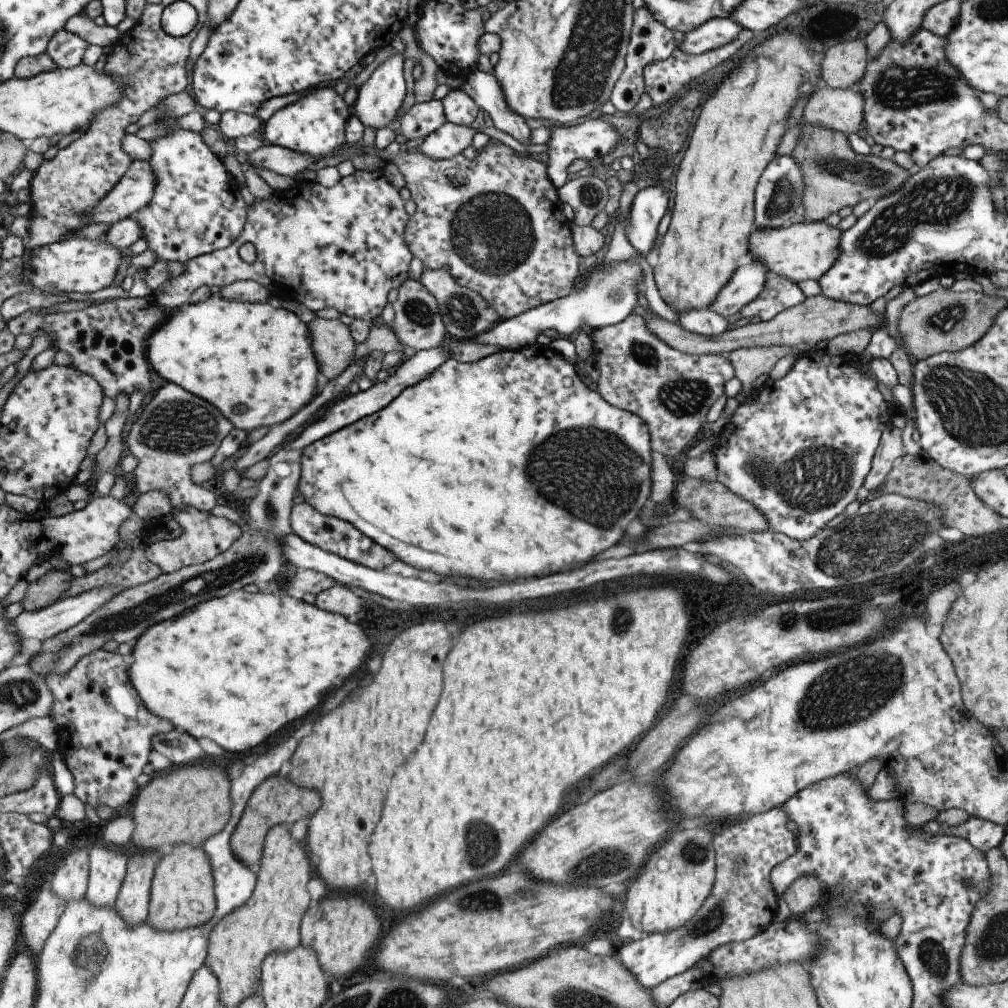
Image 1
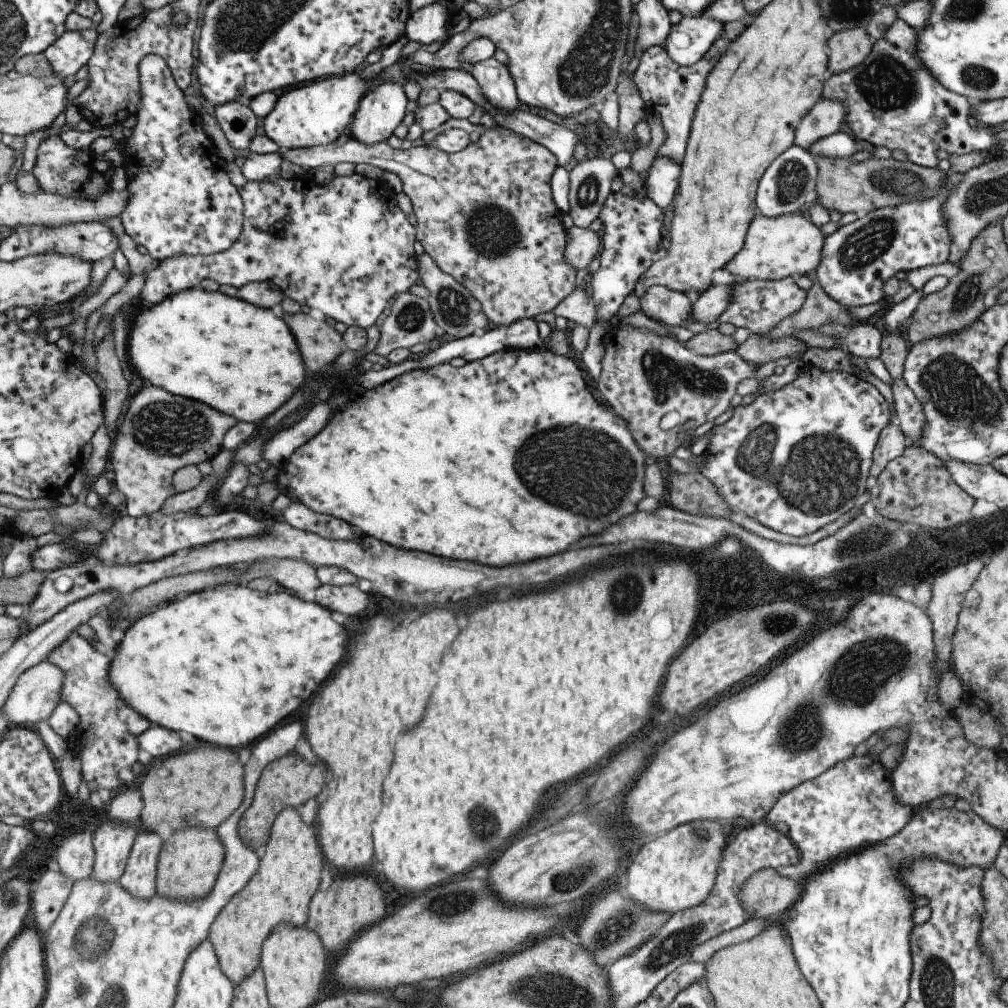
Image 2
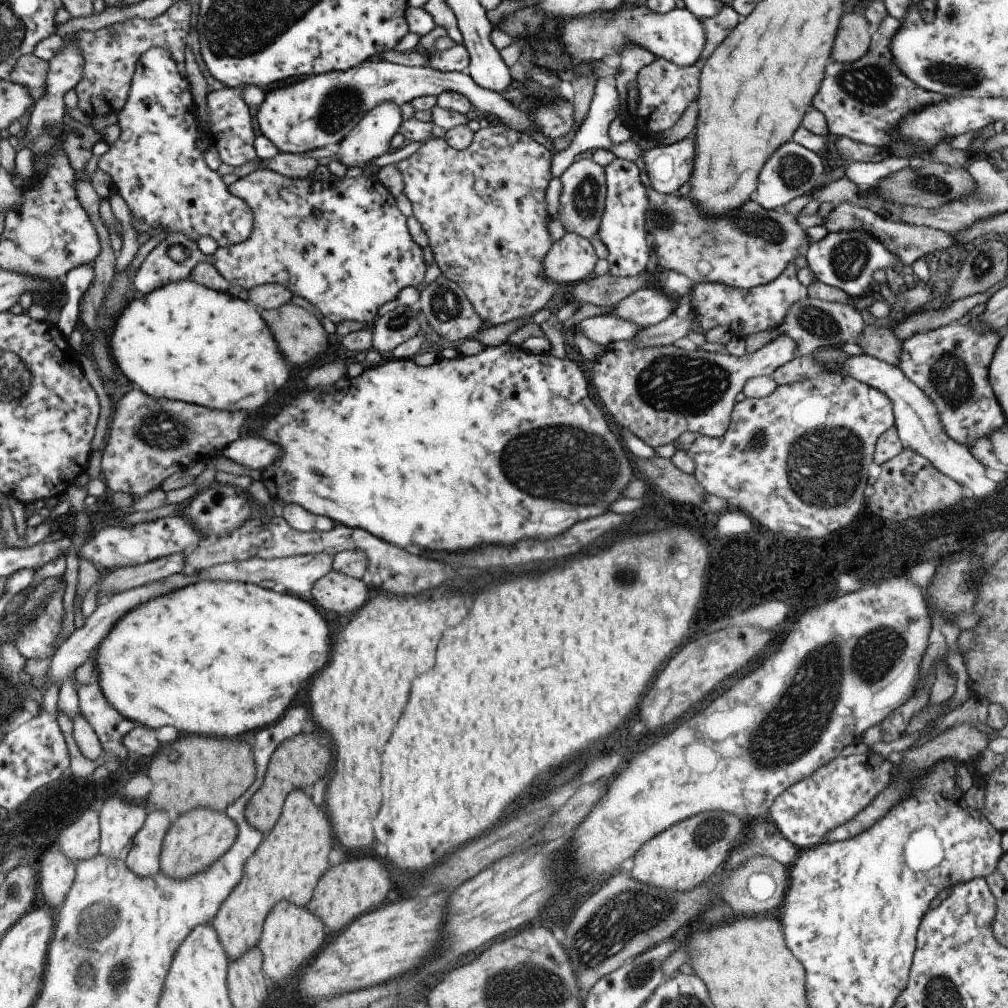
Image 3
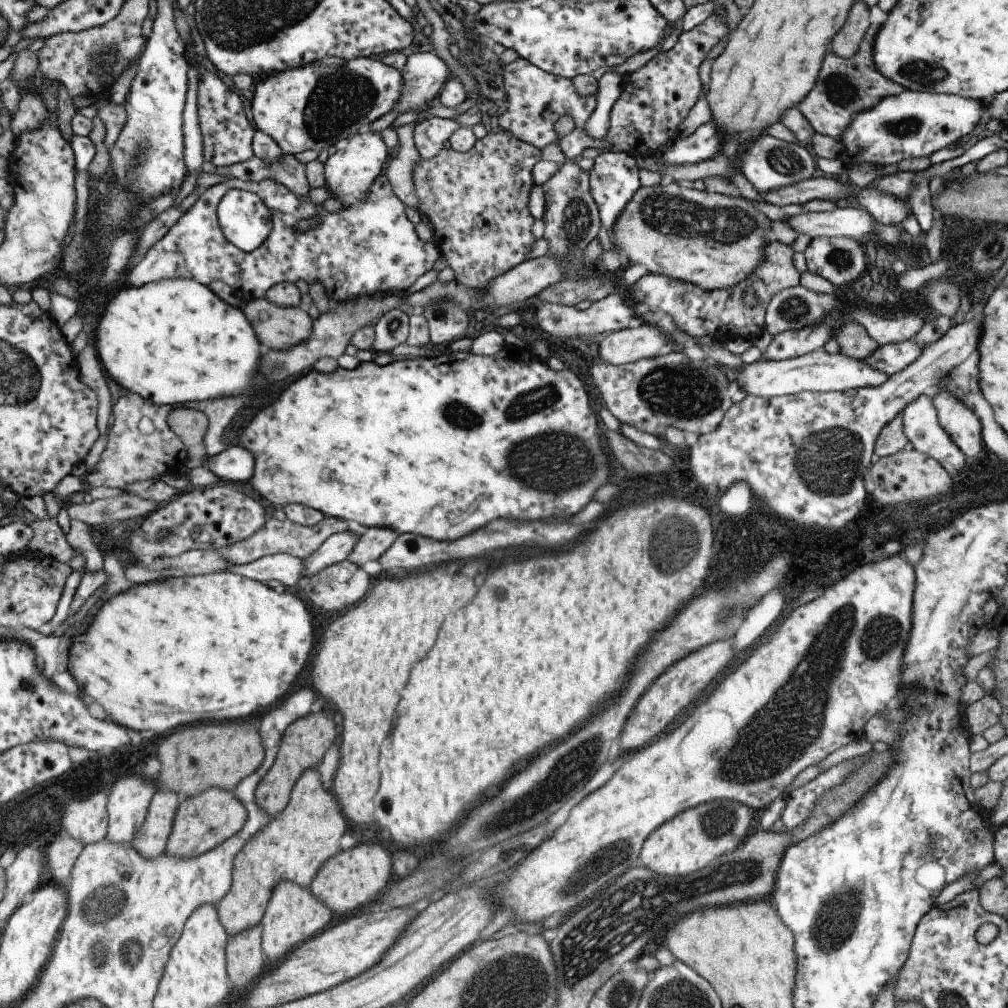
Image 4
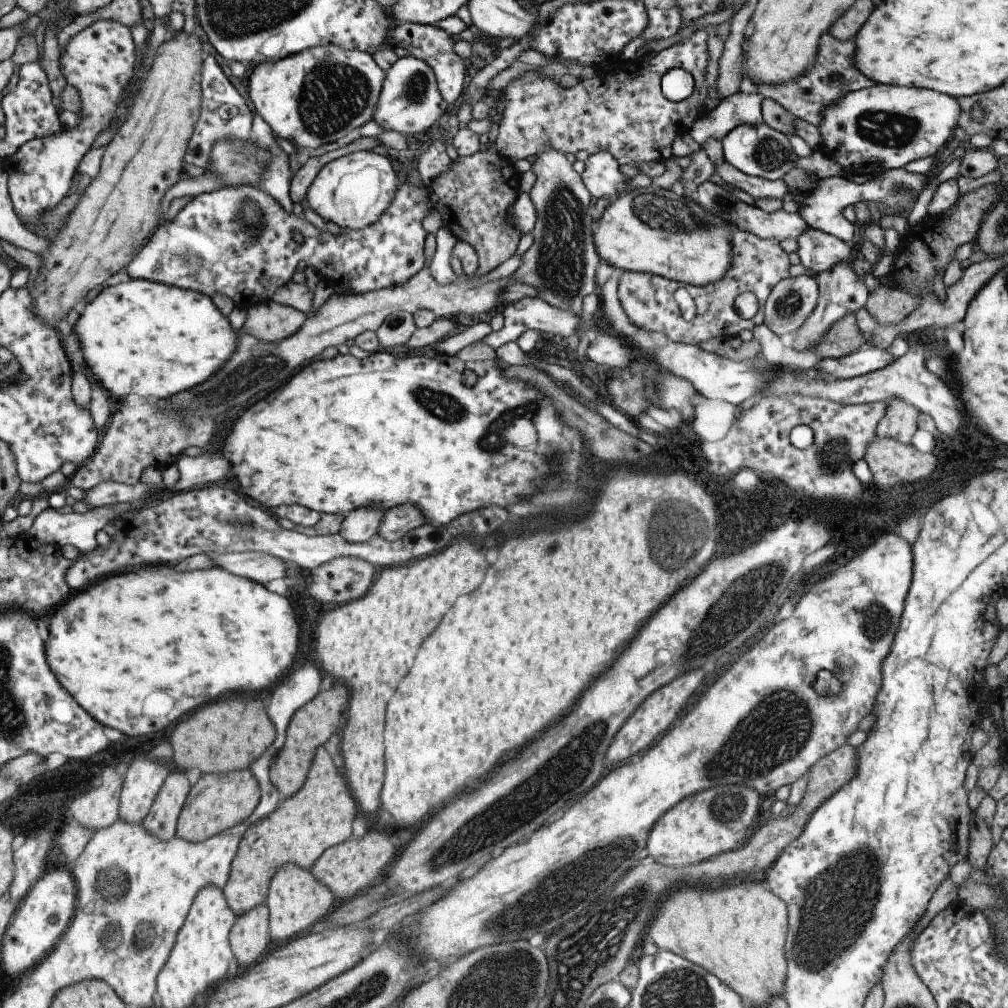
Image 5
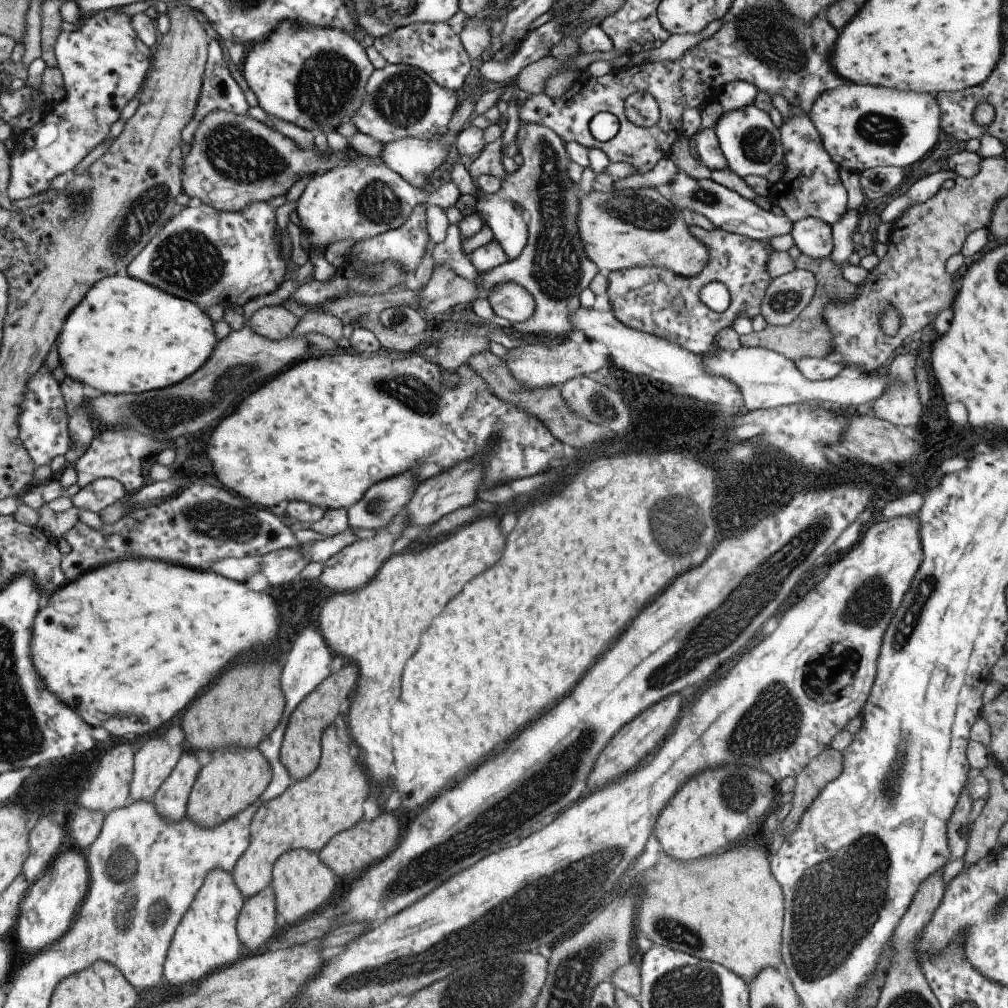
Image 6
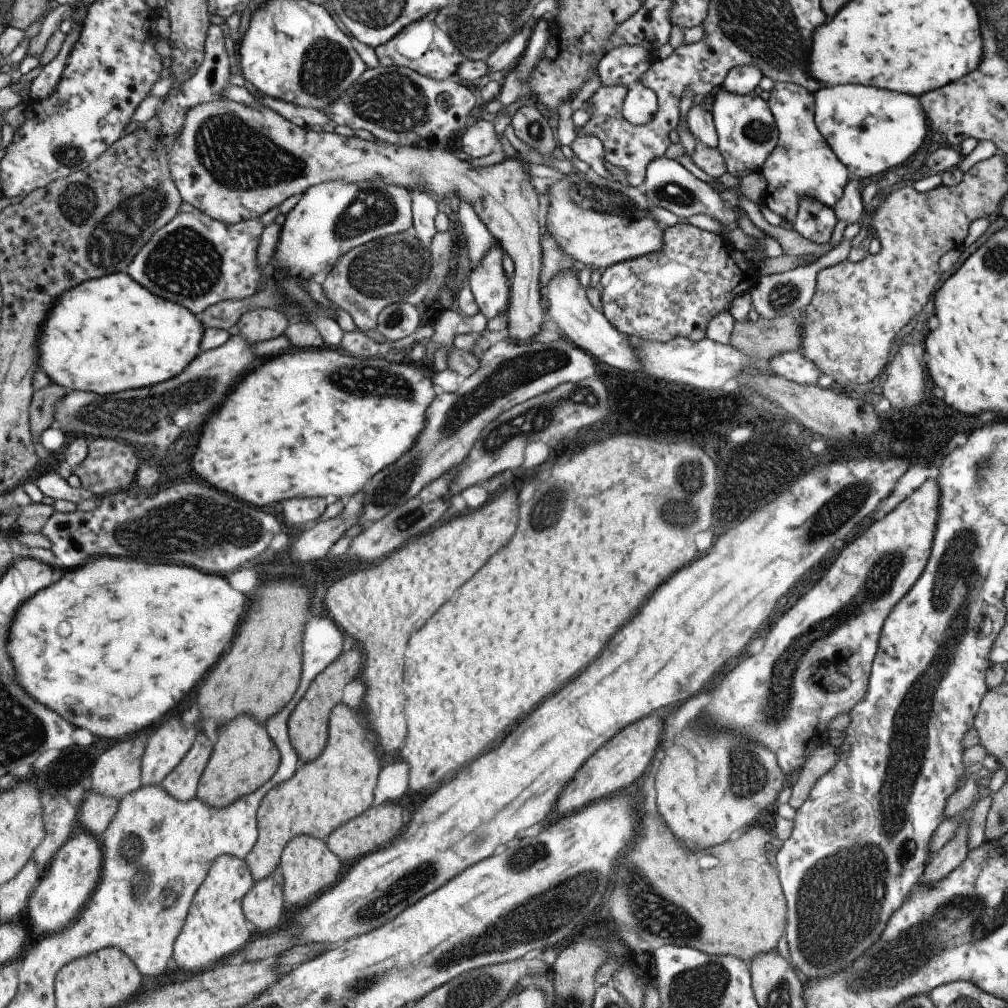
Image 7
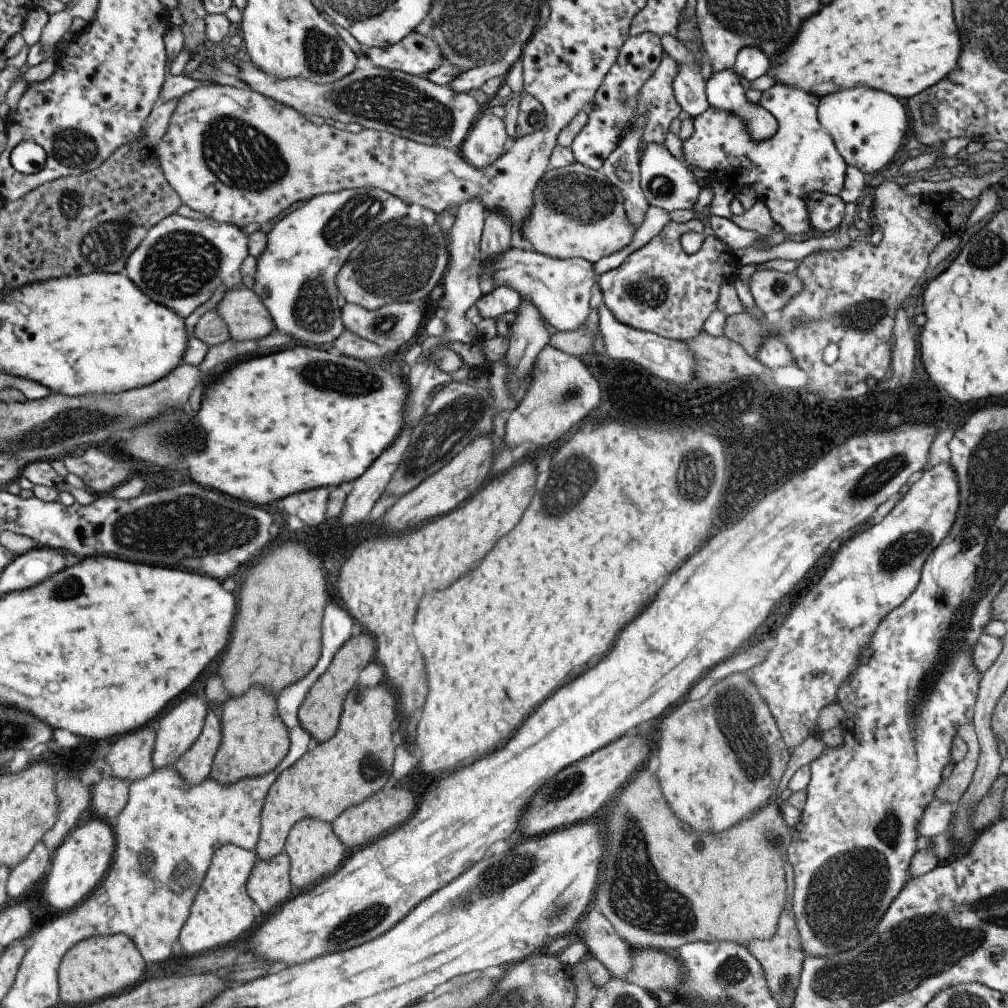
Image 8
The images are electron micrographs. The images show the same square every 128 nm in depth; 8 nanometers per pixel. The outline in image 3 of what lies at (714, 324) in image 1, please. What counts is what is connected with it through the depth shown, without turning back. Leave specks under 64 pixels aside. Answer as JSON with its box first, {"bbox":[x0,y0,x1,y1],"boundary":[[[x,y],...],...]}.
{"bbox":[607,286,677,327],"boundary":[[[649,286],[634,292],[607,315],[617,315],[642,327],[650,327],[674,314],[677,302],[659,287]]]}

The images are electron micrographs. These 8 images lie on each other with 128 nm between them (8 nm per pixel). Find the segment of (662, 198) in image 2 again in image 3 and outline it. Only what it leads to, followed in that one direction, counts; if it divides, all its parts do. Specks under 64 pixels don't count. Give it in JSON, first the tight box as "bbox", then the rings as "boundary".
{"bbox":[552,78,695,195],"boundary":[[[599,78],[595,84],[595,92],[584,118],[581,127],[576,133],[572,144],[566,150],[555,152],[552,158],[552,178],[561,178],[562,174],[576,161],[580,155],[586,155],[597,149],[604,149],[614,153],[618,159],[630,159],[635,161],[639,156],[644,158],[646,163],[646,177],[649,179],[649,186],[659,194],[672,195],[681,186],[689,182],[695,158],[695,134],[692,133],[682,141],[665,146],[659,144],[657,148],[647,152],[641,152],[634,142],[614,144],[608,135],[609,125],[617,116],[621,115],[618,92],[615,86],[608,84],[605,78]]]}

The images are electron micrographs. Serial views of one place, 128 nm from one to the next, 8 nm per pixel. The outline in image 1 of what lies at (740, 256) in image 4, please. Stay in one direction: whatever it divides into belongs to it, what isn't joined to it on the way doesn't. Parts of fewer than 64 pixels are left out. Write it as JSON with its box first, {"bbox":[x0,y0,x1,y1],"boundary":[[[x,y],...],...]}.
{"bbox":[747,220,842,283],"boundary":[[[802,220],[777,229],[755,228],[750,234],[747,257],[760,262],[770,275],[783,276],[795,283],[820,280],[822,274],[838,260],[840,238],[842,231],[822,221]]]}

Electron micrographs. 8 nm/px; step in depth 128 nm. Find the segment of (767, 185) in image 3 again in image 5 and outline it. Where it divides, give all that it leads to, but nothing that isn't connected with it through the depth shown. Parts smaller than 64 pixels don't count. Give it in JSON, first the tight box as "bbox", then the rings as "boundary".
{"bbox":[721,123,798,181],"boundary":[[[766,123],[749,126],[741,125],[727,133],[721,140],[724,147],[725,160],[750,177],[768,181],[778,181],[798,164],[798,156],[792,149],[790,140],[779,131],[773,130]]]}

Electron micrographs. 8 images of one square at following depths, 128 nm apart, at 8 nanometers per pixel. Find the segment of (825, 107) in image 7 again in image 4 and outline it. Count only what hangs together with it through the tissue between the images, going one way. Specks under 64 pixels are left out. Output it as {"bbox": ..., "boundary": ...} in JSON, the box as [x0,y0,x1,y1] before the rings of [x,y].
{"bbox":[838,89,987,166],"boundary":[[[907,89],[901,94],[884,98],[876,107],[855,115],[846,131],[839,136],[843,142],[843,152],[838,156],[845,166],[855,163],[889,165],[909,158],[932,157],[939,150],[949,149],[967,134],[978,131],[987,120],[984,102],[968,99],[954,94],[934,93],[933,91],[912,91]]]}

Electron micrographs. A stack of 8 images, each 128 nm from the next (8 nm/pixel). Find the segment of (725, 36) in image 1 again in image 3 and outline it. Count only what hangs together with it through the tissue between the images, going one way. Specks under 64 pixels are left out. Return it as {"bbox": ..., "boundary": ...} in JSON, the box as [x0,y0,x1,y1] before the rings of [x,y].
{"bbox":[559,2,706,67],"boundary":[[[623,2],[623,10],[618,13],[595,13],[592,17],[581,17],[561,23],[559,41],[565,46],[574,63],[586,61],[593,64],[604,56],[617,55],[627,43],[635,43],[678,67],[688,67],[693,66],[704,51],[706,34],[703,23],[686,8],[678,9],[676,7],[671,12],[660,15],[650,12],[645,5],[638,7],[630,5],[629,2]]]}

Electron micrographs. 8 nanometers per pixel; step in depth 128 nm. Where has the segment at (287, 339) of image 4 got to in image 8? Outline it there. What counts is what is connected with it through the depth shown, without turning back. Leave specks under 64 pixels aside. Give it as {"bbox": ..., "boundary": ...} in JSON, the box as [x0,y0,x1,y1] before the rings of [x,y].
{"bbox":[215,286,274,341],"boundary":[[[246,286],[242,288],[232,288],[228,290],[224,298],[218,303],[215,308],[222,319],[226,322],[229,330],[229,336],[237,341],[242,340],[260,340],[264,336],[268,336],[270,332],[274,332],[274,322],[272,322],[272,317],[268,312],[266,306],[258,295]]]}

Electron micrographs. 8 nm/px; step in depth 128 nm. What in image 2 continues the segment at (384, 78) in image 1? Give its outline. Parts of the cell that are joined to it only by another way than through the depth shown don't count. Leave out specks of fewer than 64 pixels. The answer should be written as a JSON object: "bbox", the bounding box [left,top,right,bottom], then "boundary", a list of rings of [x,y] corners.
{"bbox":[348,84,408,146],"boundary":[[[382,84],[376,90],[372,90],[366,98],[362,98],[362,102],[358,104],[358,110],[355,112],[355,118],[348,128],[348,132],[352,139],[372,146],[379,142],[387,141],[390,136],[394,135],[394,131],[406,116],[408,110],[408,98],[404,93],[404,89],[400,84]]]}

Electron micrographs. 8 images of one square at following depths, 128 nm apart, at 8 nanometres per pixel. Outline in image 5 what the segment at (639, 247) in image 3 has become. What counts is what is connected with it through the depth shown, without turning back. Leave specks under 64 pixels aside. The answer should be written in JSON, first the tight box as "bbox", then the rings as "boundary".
{"bbox":[581,153,629,203],"boundary":[[[595,153],[585,164],[581,178],[588,193],[597,201],[604,198],[612,203],[629,192],[629,177],[620,170],[621,165],[612,154]]]}

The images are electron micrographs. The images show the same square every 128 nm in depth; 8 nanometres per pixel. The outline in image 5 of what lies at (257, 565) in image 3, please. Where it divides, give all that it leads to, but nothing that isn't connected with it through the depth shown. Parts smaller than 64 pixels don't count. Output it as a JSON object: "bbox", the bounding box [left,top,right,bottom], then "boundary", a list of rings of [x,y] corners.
{"bbox":[340,508,386,544],"boundary":[[[358,508],[344,516],[340,530],[348,543],[359,544],[368,541],[377,534],[378,526],[386,511],[372,508]]]}

